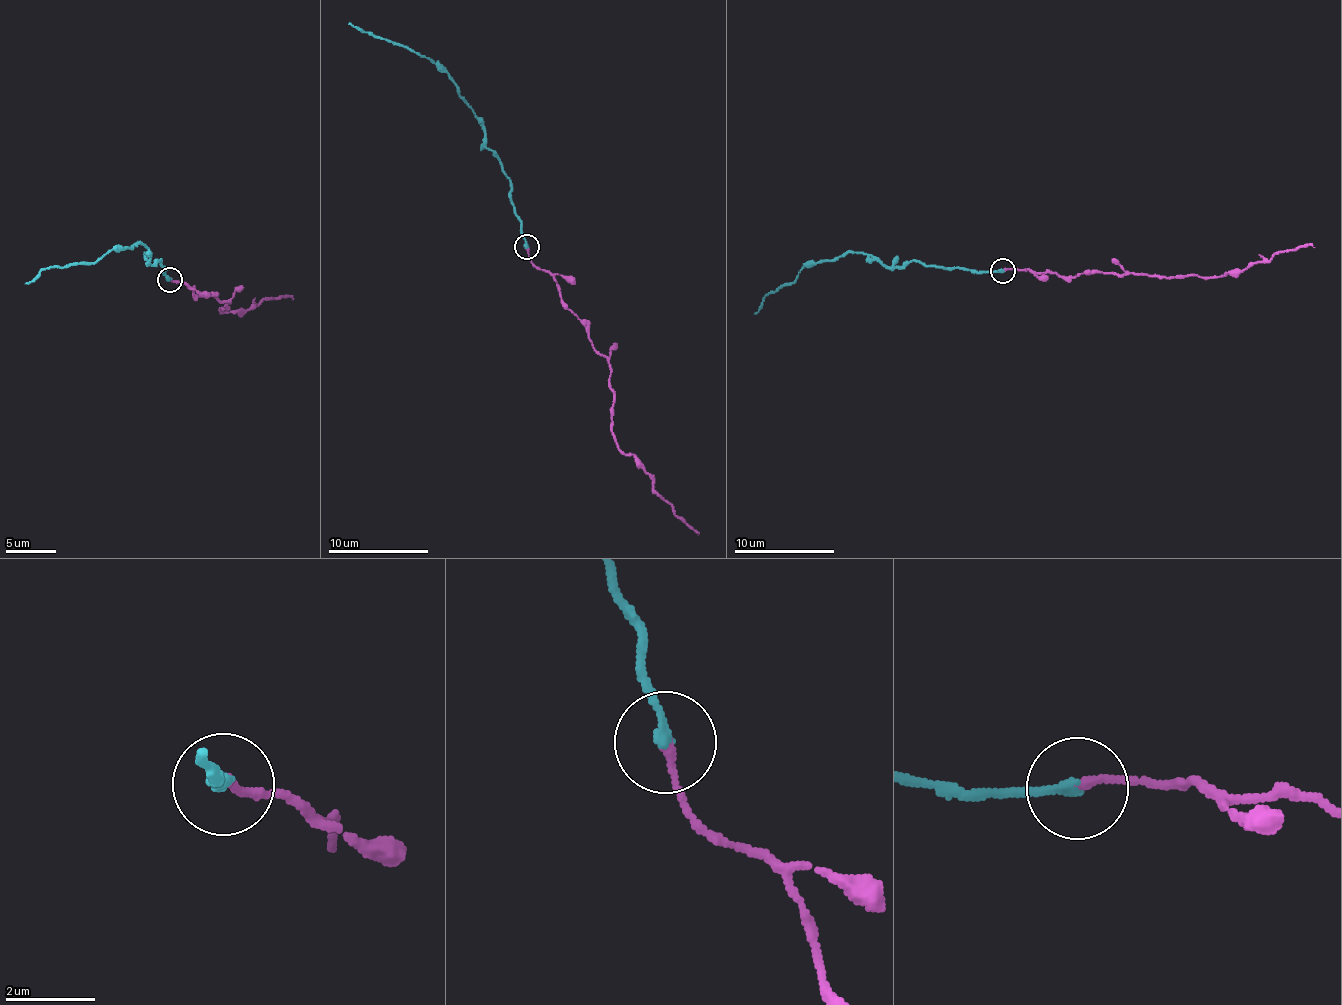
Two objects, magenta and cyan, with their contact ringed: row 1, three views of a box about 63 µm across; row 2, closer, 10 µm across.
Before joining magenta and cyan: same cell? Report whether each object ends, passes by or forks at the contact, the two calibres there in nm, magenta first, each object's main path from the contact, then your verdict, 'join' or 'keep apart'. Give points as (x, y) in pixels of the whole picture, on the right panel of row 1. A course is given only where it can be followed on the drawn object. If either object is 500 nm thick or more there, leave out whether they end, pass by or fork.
magenta ends | cyan ends | 170/240 nm | magenta via (1001, 270), (1030, 269), (1065, 277), (1112, 273), (1214, 277), (1242, 272), (1253, 262), (1290, 250), (1314, 248) | cyan via (1001, 270), (935, 268), (913, 261), (896, 267), (855, 253), (809, 263), (792, 283), (768, 295), (754, 314) | join

